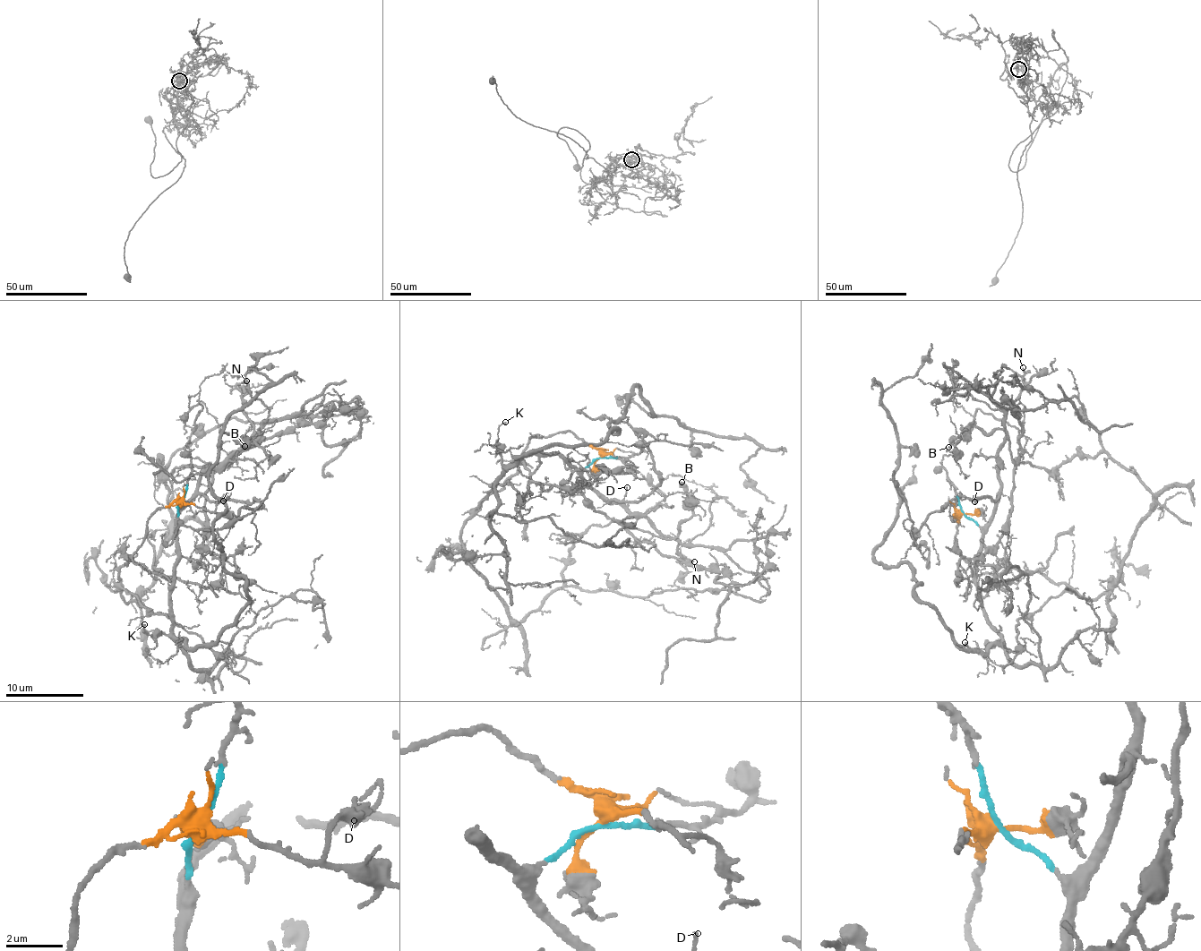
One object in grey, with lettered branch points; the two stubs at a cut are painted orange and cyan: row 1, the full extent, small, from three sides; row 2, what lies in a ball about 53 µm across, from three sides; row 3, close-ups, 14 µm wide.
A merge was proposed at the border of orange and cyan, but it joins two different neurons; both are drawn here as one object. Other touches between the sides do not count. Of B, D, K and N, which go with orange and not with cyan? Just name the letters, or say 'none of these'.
B

